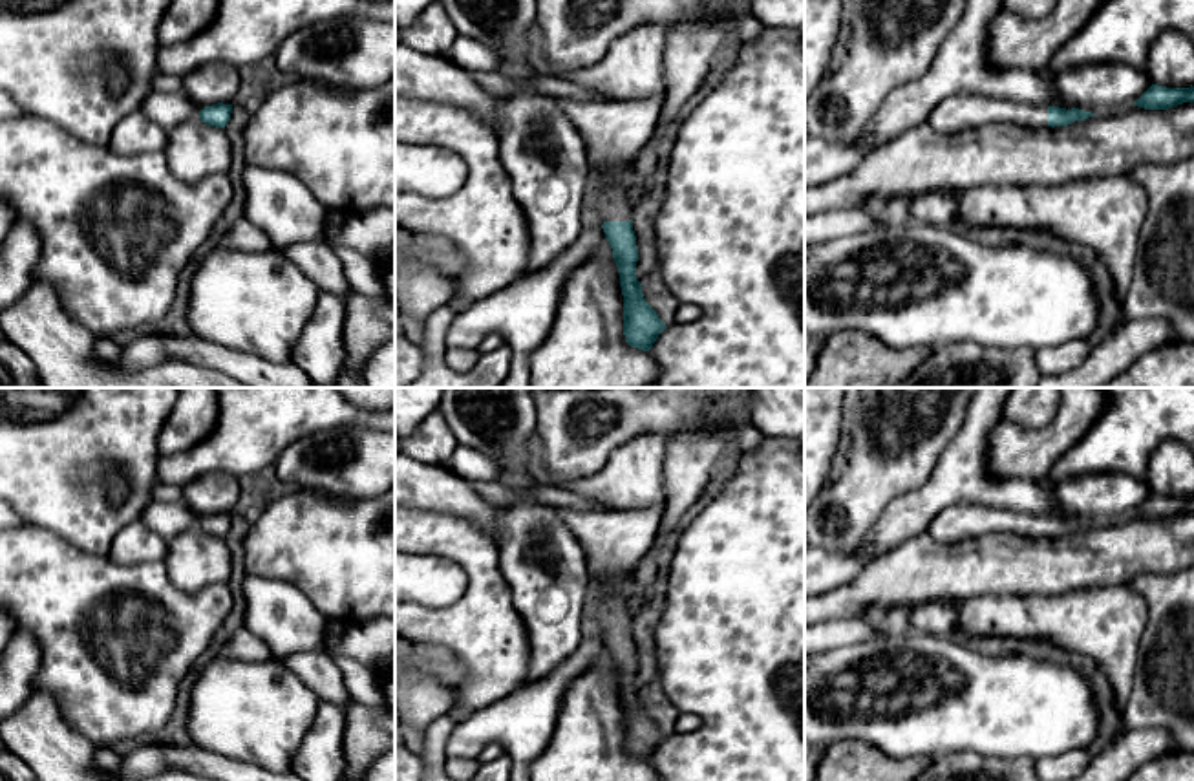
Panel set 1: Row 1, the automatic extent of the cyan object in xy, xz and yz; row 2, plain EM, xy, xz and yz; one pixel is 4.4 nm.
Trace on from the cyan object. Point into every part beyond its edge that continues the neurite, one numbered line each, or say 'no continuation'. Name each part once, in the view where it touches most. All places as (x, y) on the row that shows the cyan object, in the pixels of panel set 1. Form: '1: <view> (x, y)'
1: xz (613, 132)

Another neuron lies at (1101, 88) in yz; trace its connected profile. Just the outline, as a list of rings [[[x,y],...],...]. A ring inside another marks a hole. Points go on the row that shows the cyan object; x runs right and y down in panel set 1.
[[[1126,62],[1082,64],[1046,80],[1066,104],[1097,115],[1134,106],[1152,86],[1145,70]]]

